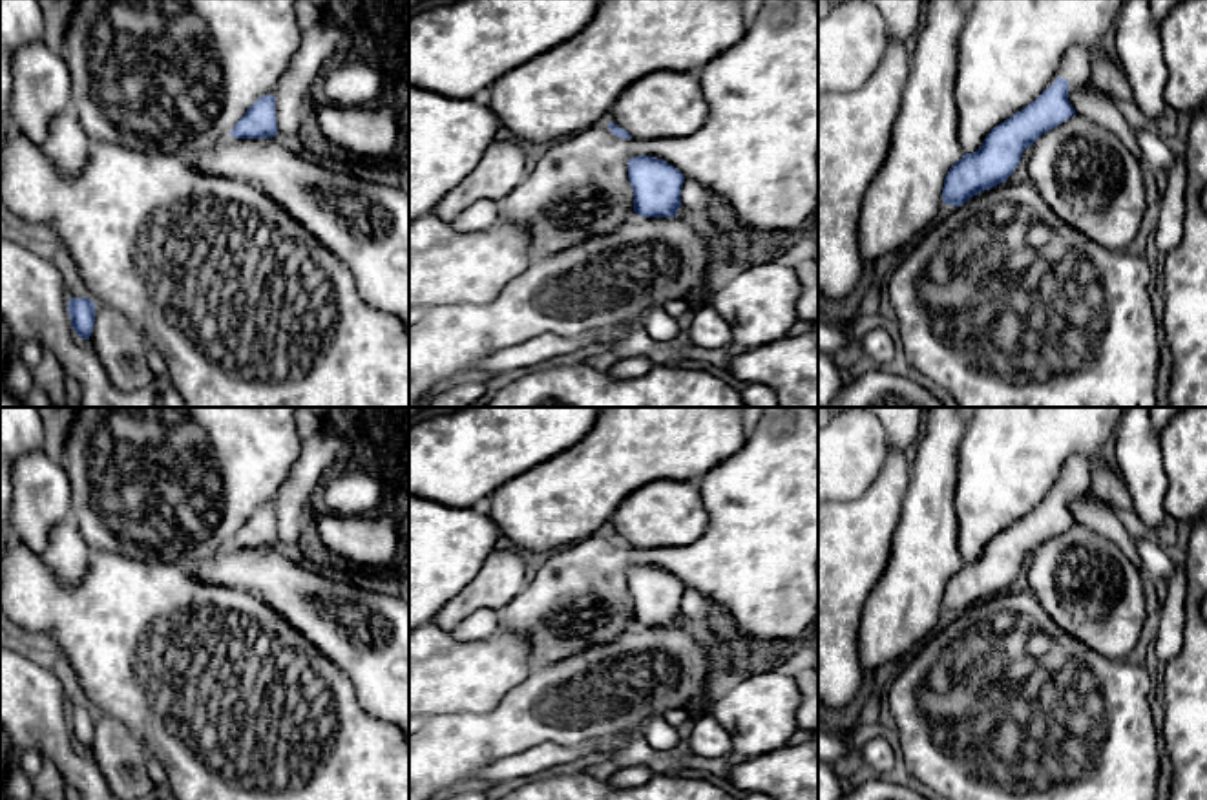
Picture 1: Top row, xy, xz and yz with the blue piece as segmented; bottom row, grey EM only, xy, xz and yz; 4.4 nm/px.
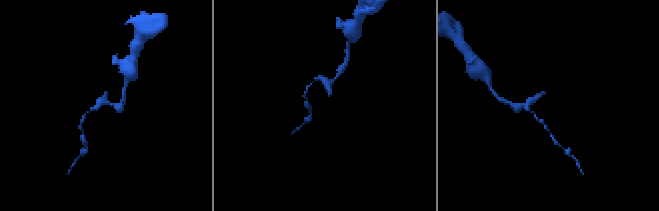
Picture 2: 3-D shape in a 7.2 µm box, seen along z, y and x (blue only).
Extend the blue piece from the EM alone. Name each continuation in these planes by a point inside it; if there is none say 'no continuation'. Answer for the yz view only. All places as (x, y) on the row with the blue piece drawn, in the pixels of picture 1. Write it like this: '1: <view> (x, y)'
1: yz (1076, 66)

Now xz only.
no continuation

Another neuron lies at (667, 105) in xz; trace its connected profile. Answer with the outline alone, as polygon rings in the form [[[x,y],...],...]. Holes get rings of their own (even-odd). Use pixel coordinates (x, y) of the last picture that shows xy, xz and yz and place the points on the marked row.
[[[659,69],[634,82],[612,106],[606,122],[635,139],[681,139],[708,117],[698,71]]]

